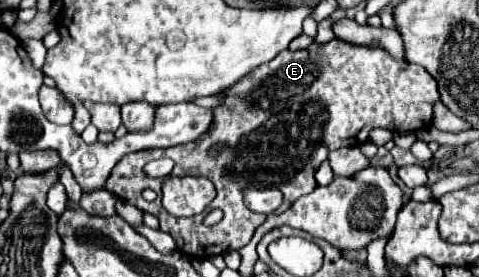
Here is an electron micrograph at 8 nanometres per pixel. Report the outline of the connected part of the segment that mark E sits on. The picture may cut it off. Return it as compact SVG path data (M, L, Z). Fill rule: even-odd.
M339 38L327 44L313 42L305 50L283 50L277 58L257 66L247 78L227 88L223 96L223 104L215 106L217 112L213 114L209 130L199 140L173 148L127 154L113 168L103 186L117 198L157 216L161 230L175 238L177 250L197 258L239 250L253 238L257 226L265 222L265 214L255 214L245 206L245 188L279 188L283 192L283 204L275 214L281 214L297 198L309 194L317 186L315 172L331 150L367 142L373 128L417 132L431 124L433 104L439 102L437 82L423 66L399 62L379 46L351 46ZM217 144L225 144L227 150L211 156L209 148ZM159 156L169 156L175 162L171 176L217 178L217 198L211 202L209 212L217 206L223 212L221 222L205 226L205 212L191 218L177 218L161 206L163 180L147 178L143 172L143 166ZM145 188L155 190L159 198L155 202L145 202L141 198Z

